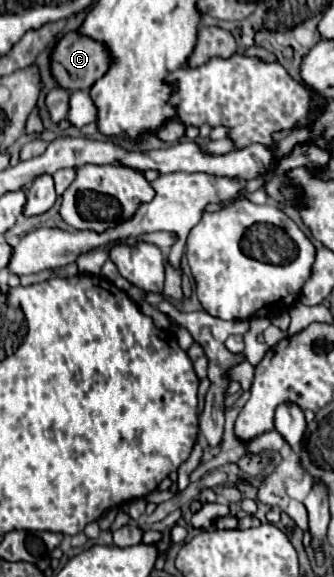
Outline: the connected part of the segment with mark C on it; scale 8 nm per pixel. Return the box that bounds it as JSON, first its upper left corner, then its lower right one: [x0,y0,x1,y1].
[53,33,111,91]

